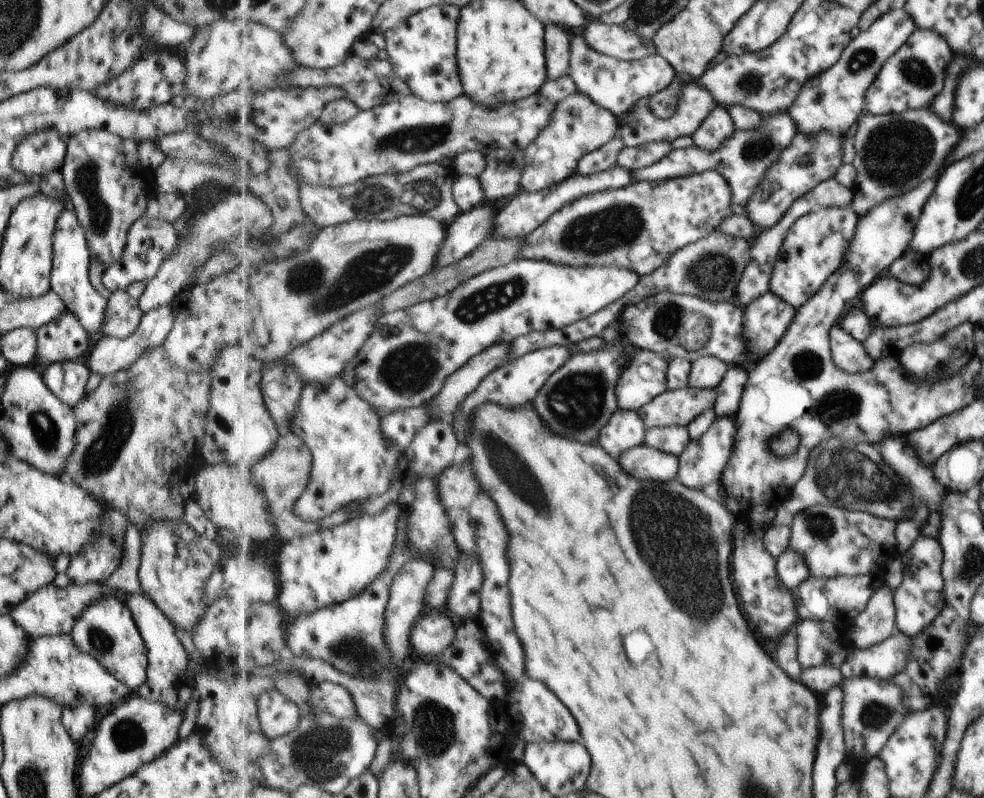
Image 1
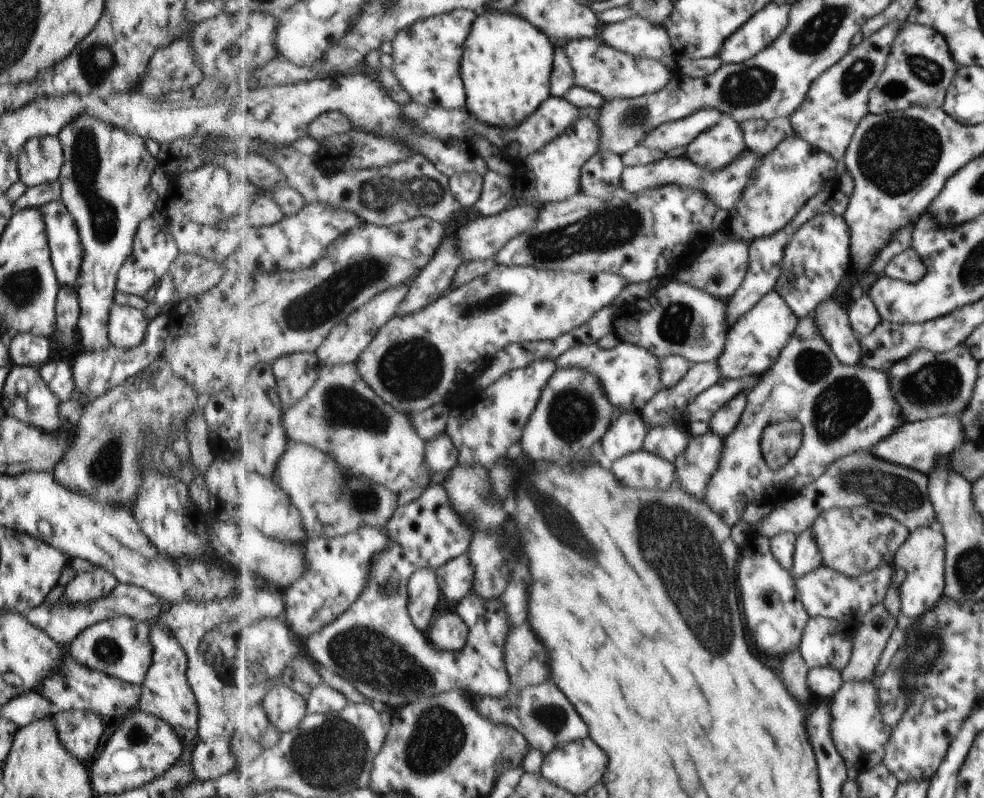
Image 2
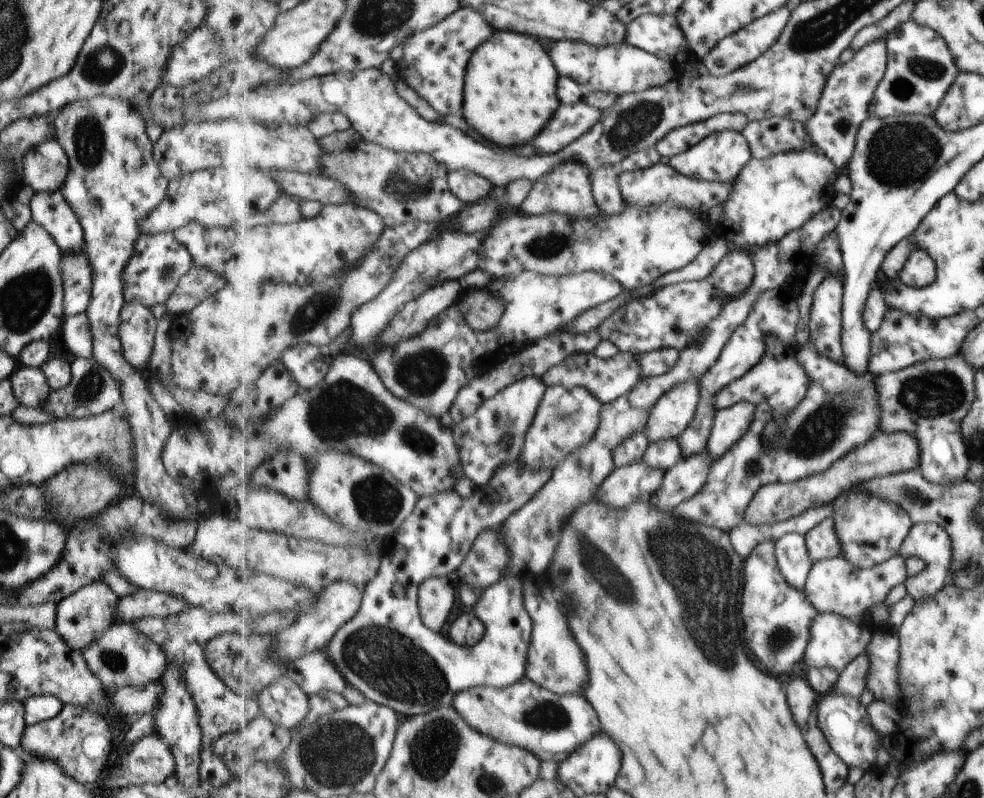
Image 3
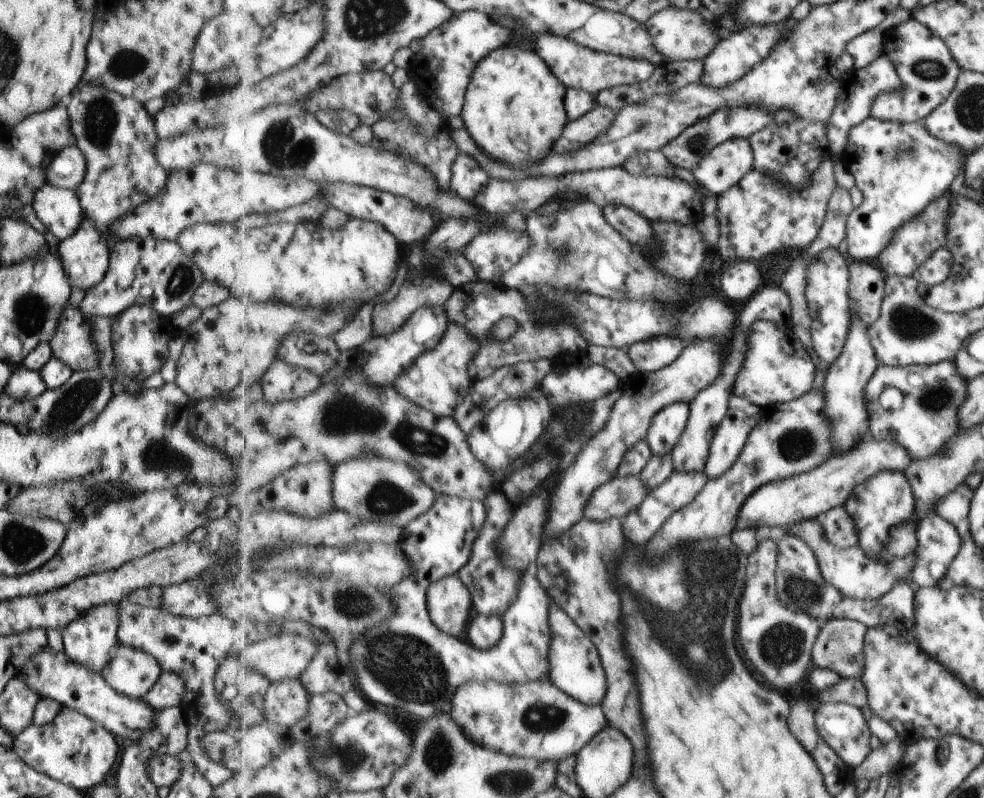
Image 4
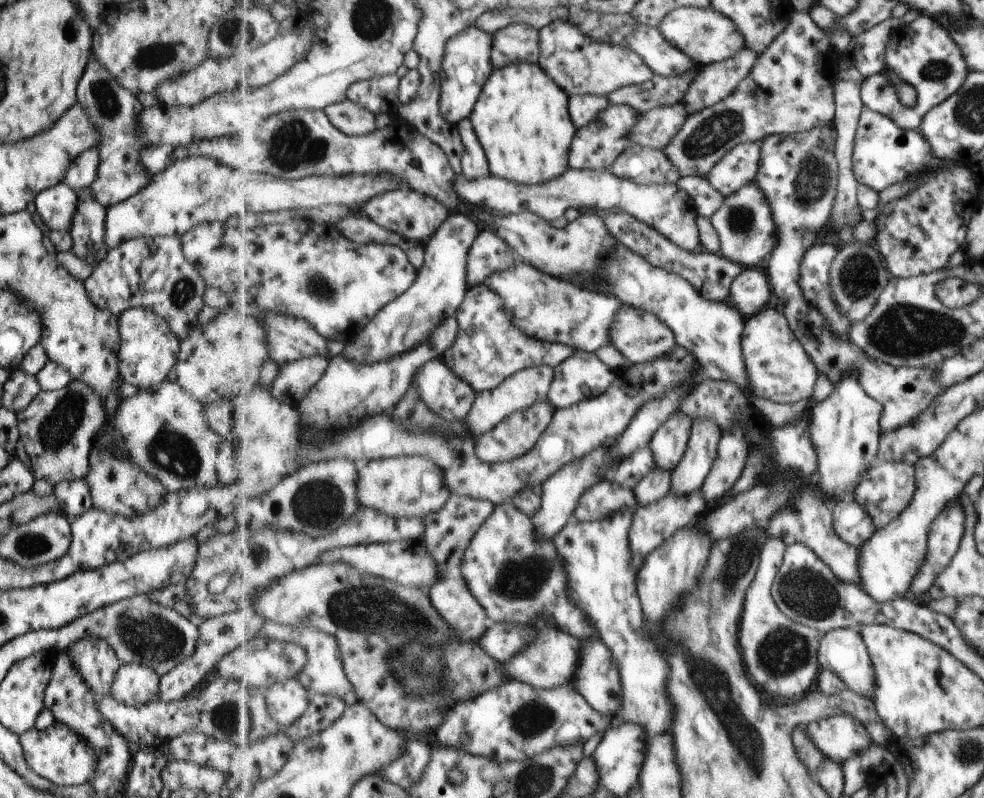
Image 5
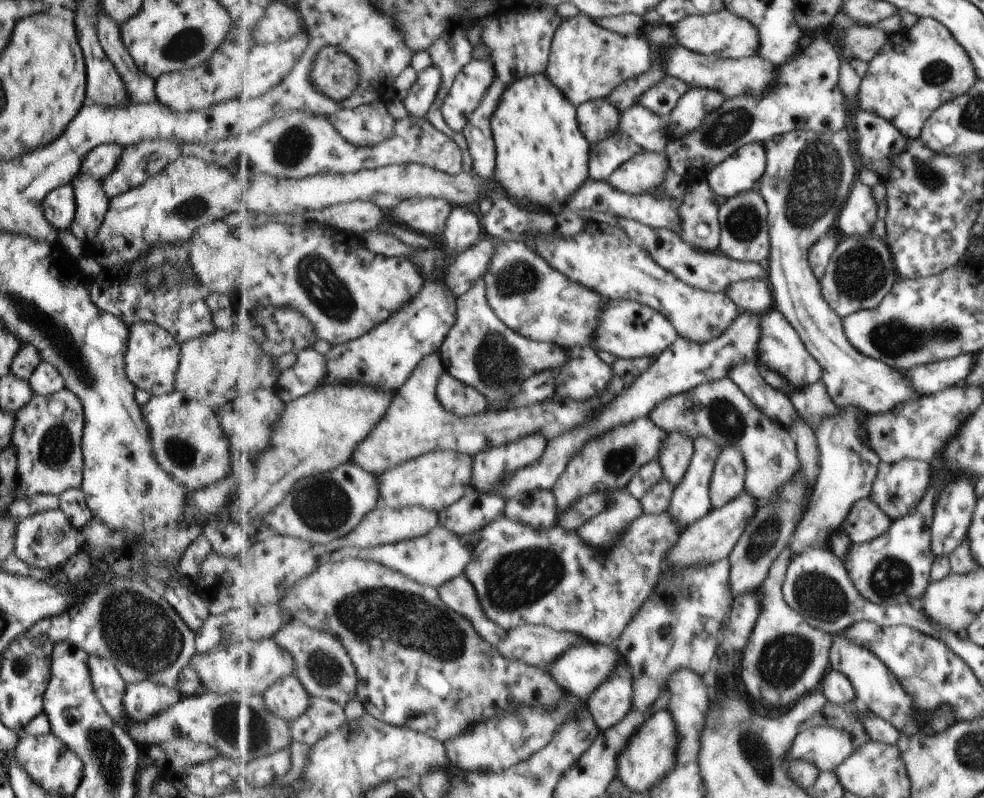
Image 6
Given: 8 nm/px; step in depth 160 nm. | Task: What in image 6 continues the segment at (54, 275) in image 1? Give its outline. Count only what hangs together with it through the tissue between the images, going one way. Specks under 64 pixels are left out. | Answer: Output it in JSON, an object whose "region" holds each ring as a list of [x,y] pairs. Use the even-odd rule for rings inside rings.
{"region":[[[71,184],[47,192],[41,204],[43,218],[55,231],[67,230],[73,222],[75,202]]]}

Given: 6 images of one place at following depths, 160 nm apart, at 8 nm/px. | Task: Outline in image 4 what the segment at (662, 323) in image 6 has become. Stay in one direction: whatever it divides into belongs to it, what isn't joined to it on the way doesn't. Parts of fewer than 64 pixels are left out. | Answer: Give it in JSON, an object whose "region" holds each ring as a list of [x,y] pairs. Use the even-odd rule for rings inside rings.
{"region":[[[661,335],[655,339],[632,344],[626,351],[638,374],[643,376],[674,363],[686,346],[687,344],[679,337]]]}

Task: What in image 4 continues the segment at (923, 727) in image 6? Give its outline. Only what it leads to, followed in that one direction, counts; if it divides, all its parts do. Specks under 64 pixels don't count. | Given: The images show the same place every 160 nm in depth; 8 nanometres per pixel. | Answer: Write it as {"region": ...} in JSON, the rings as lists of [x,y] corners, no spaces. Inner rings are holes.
{"region":[[[833,619],[822,624],[812,652],[813,666],[838,672],[843,679],[861,679],[866,667],[866,634],[868,626],[862,622],[849,619]]]}

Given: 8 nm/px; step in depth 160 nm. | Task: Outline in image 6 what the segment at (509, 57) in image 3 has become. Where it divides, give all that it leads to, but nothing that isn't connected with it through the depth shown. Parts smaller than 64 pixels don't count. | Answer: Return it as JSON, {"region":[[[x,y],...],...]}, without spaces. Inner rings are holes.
{"region":[[[546,74],[519,77],[503,92],[497,112],[491,118],[491,130],[498,150],[498,168],[494,178],[518,206],[537,212],[550,212],[555,208],[560,212],[567,198],[590,178],[591,144],[579,128],[578,108]]]}

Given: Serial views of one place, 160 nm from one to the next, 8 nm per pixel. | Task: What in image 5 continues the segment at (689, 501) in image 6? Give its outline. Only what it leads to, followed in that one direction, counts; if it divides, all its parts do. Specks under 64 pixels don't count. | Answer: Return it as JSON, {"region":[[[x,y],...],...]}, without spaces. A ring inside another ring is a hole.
{"region":[[[698,419],[693,424],[687,453],[672,473],[671,492],[675,495],[701,491],[718,456],[723,431],[714,421]]]}

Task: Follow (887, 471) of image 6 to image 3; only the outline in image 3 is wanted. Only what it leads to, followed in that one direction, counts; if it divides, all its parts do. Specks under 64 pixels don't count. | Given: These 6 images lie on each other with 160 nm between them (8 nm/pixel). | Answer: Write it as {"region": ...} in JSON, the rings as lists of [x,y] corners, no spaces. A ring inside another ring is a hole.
{"region":[[[851,491],[834,510],[842,554],[856,567],[870,569],[900,554],[906,536],[913,529],[910,516],[894,502],[869,491]]]}

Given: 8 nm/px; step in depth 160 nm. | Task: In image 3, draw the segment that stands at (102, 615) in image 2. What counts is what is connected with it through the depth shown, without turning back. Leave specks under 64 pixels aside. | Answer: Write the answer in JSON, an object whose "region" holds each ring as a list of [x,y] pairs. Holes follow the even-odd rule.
{"region":[[[141,589],[118,599],[114,611],[115,623],[133,623],[141,617],[165,618],[182,613],[188,604],[179,597],[161,591]]]}

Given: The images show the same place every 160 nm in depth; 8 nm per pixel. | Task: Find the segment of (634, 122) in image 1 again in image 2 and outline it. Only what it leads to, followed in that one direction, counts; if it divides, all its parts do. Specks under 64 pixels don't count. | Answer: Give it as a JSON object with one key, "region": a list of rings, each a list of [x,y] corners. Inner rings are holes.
{"region":[[[706,108],[687,118],[658,126],[646,136],[643,144],[663,152],[687,147],[699,135],[719,124],[722,118],[723,113],[719,109]]]}

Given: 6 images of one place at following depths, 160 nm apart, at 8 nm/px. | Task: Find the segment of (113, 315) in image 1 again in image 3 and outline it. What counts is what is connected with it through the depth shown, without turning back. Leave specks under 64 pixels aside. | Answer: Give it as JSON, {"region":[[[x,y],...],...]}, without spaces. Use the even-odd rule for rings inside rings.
{"region":[[[123,303],[117,336],[124,359],[136,370],[148,369],[156,333],[156,319],[139,303]]]}

